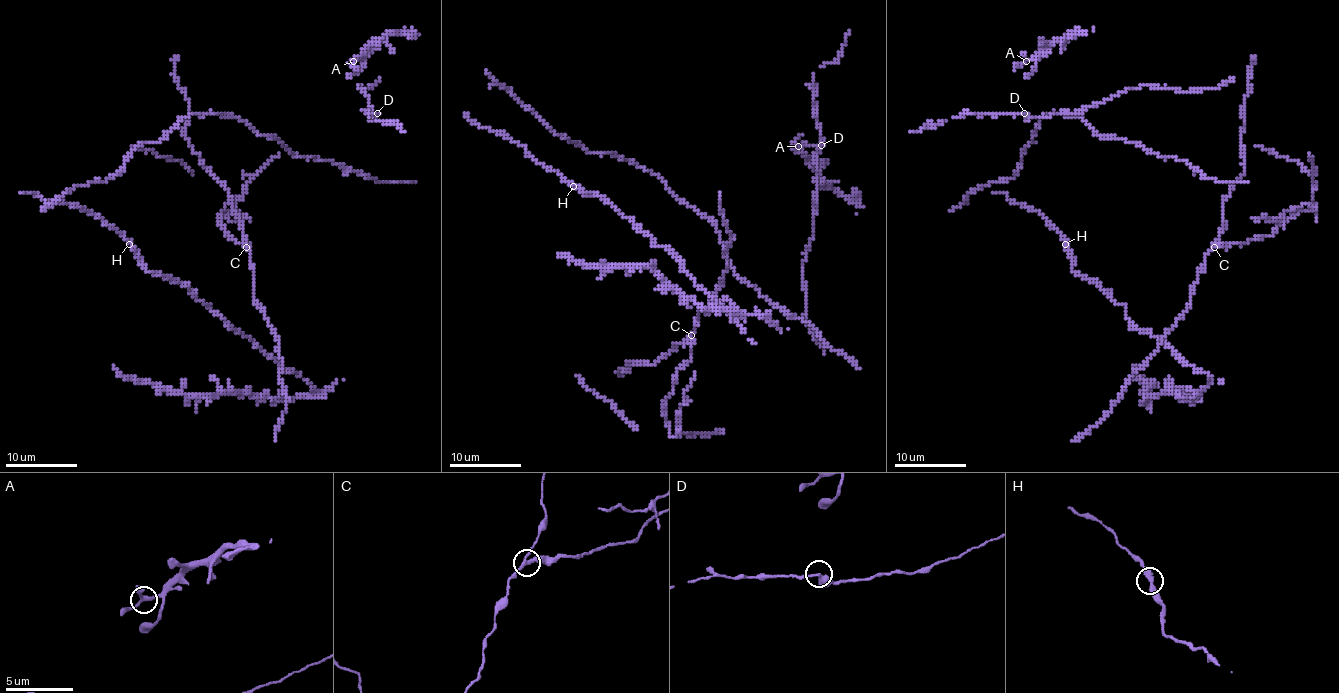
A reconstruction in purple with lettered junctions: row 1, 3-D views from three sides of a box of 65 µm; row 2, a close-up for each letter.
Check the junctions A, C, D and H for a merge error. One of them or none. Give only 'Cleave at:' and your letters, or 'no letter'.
Cleave at: C

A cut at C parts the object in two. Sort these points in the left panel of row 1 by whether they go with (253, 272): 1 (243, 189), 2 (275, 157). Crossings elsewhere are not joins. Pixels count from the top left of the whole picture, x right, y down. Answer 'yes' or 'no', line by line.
1: no
2: no

